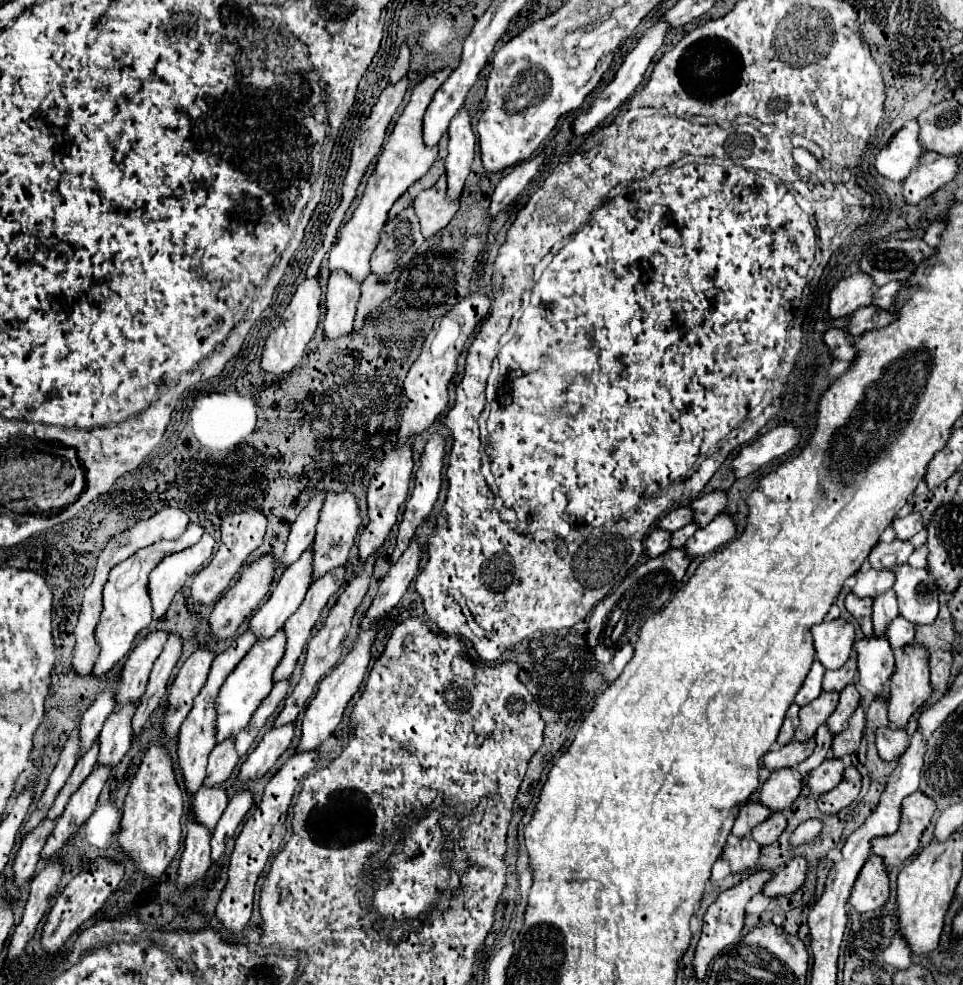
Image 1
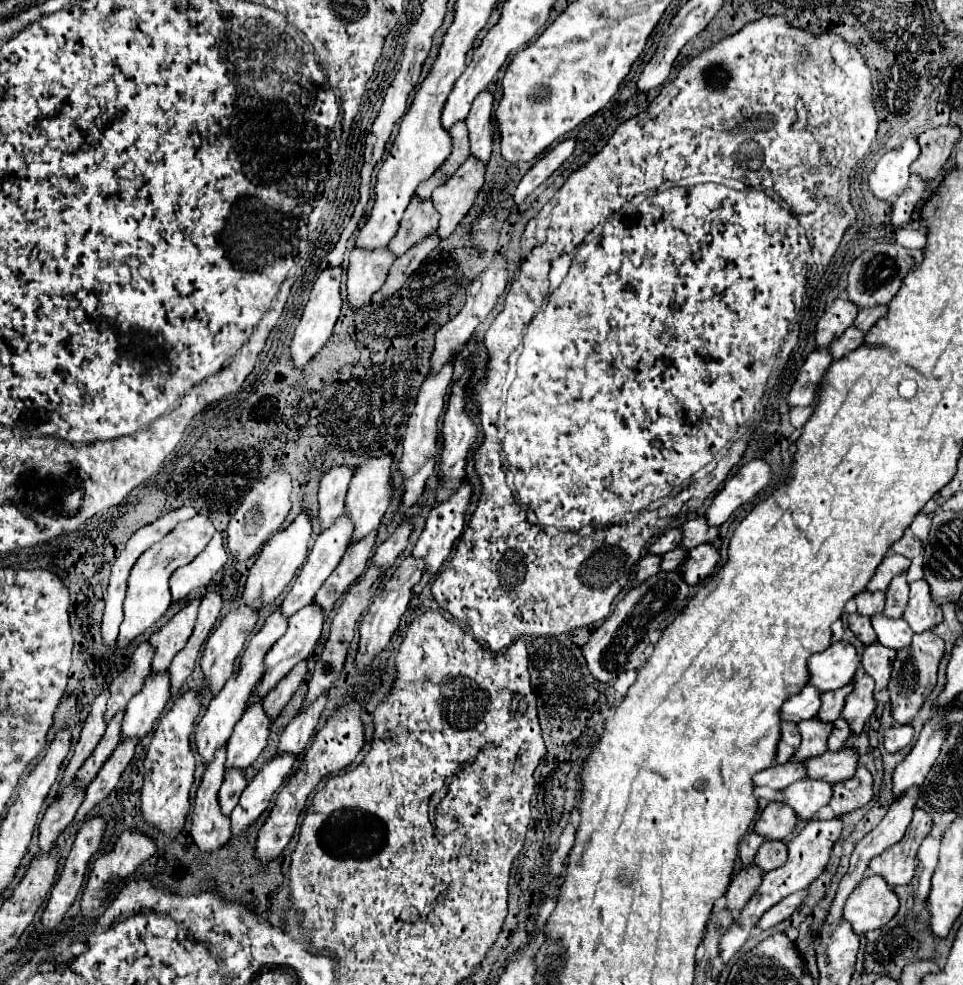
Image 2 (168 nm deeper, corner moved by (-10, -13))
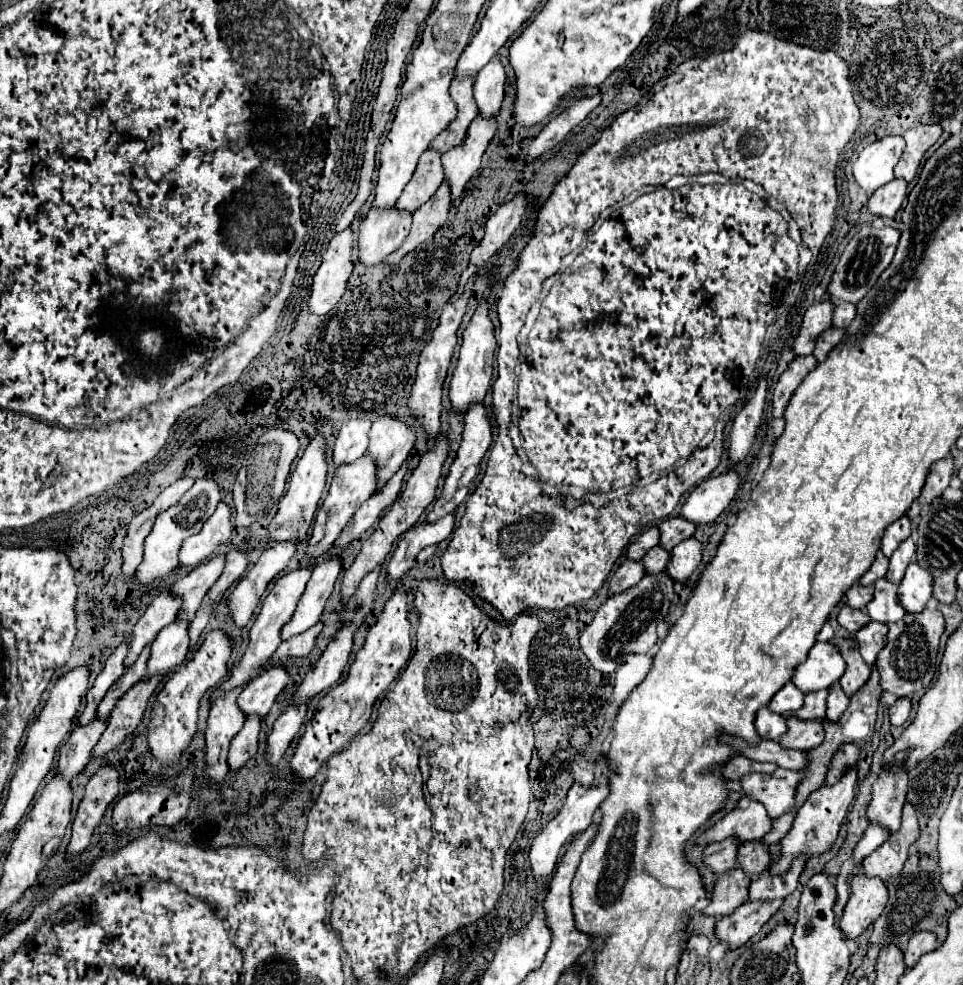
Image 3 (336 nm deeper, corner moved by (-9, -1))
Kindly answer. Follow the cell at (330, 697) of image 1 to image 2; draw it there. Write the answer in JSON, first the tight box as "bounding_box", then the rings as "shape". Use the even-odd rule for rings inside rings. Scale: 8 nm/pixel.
{"bounding_box":[358,555,424,671],"shape":[[[412,555],[404,557],[400,561],[400,565],[396,567],[394,575],[390,577],[390,581],[384,585],[384,589],[374,597],[372,605],[368,607],[368,613],[364,615],[362,619],[362,625],[360,625],[360,649],[358,649],[358,667],[364,671],[370,671],[372,667],[372,661],[374,657],[388,645],[390,637],[394,635],[394,631],[398,629],[398,623],[400,623],[400,617],[406,613],[406,607],[408,607],[408,601],[412,597],[412,587],[420,581],[424,573],[424,561],[422,559],[416,559]]]}

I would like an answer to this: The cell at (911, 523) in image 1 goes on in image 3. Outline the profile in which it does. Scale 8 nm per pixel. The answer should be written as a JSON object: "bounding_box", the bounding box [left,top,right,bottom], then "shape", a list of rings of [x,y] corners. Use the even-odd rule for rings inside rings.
{"bounding_box":[881,515,911,557],"shape":[[[903,515],[901,519],[897,519],[895,523],[891,523],[885,529],[885,535],[883,535],[883,541],[881,541],[881,551],[887,557],[891,557],[893,551],[899,547],[899,543],[905,541],[907,537],[911,537],[911,519],[907,515]]]}

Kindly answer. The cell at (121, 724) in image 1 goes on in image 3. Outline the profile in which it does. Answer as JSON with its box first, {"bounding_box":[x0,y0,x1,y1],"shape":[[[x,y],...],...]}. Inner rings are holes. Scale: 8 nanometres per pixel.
{"bounding_box":[145,619,187,677],"shape":[[[175,619],[167,625],[151,645],[151,657],[147,661],[145,677],[169,677],[175,673],[175,667],[181,665],[187,657],[187,621]]]}

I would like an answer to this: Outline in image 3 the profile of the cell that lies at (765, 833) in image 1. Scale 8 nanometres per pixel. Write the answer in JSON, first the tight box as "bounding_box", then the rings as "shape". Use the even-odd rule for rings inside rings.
{"bounding_box":[739,839,771,875],"shape":[[[761,839],[747,841],[739,849],[739,865],[749,873],[749,875],[759,875],[763,873],[771,863],[771,853],[769,847],[761,843]]]}

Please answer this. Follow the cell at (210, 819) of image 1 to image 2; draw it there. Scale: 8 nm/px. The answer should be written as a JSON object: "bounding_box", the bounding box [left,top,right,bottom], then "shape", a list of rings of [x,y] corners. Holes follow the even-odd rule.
{"bounding_box":[218,769,248,815],"shape":[[[228,769],[226,771],[226,777],[224,777],[224,783],[220,787],[220,793],[218,793],[218,799],[220,799],[220,807],[222,807],[222,813],[224,815],[230,815],[232,809],[236,807],[238,803],[238,797],[240,793],[244,791],[244,787],[248,785],[248,779],[244,777],[244,769]]]}

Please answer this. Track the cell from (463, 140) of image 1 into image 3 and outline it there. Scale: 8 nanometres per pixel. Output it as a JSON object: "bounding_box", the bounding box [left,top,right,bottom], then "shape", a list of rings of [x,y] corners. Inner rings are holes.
{"bounding_box":[473,57,505,119],"shape":[[[495,57],[491,65],[485,65],[481,69],[479,77],[475,77],[473,83],[473,95],[481,117],[491,119],[499,113],[503,101],[503,87],[505,87],[505,71],[499,57]]]}

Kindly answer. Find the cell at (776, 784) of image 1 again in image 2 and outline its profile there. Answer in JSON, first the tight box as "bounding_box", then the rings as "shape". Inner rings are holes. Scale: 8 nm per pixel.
{"bounding_box":[754,803,796,841],"shape":[[[780,803],[766,805],[766,809],[760,813],[760,819],[754,823],[754,831],[768,841],[774,839],[784,841],[794,831],[794,827],[796,827],[796,815],[792,813],[792,809]]]}

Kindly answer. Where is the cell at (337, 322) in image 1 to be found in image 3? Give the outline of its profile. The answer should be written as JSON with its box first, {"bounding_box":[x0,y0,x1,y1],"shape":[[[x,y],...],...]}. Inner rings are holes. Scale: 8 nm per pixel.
{"bounding_box":[359,211,411,267],"shape":[[[369,211],[359,227],[359,263],[365,267],[379,265],[387,255],[399,249],[409,235],[411,215],[389,211]]]}

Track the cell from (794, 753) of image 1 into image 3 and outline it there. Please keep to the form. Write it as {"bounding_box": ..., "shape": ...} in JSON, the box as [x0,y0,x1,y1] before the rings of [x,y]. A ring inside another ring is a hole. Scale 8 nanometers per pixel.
{"bounding_box":[723,755,755,781],"shape":[[[739,755],[739,757],[733,757],[733,759],[729,761],[729,765],[725,765],[723,773],[725,773],[727,779],[731,779],[731,781],[739,781],[739,777],[747,777],[747,775],[755,773],[753,763],[755,763],[755,761],[751,761],[751,759]]]}

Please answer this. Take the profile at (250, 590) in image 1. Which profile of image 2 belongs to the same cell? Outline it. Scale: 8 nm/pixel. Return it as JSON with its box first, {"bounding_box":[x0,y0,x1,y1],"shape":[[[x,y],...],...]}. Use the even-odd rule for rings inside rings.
{"bounding_box":[244,509,312,609],"shape":[[[302,509],[294,519],[292,523],[274,533],[266,545],[262,547],[256,563],[252,565],[250,569],[250,575],[248,575],[248,581],[246,581],[246,587],[244,587],[244,601],[248,605],[254,605],[258,609],[264,609],[268,605],[274,603],[274,599],[284,591],[284,587],[290,583],[290,579],[294,577],[296,569],[302,567],[302,563],[306,561],[308,557],[308,541],[310,541],[310,535],[312,535],[312,519],[310,519],[310,511],[308,509]]]}

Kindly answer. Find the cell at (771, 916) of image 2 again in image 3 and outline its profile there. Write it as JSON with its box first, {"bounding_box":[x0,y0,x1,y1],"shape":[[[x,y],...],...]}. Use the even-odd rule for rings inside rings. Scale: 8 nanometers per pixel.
{"bounding_box":[715,899,783,949],"shape":[[[781,899],[775,901],[747,901],[739,909],[735,909],[731,915],[721,917],[715,925],[715,935],[721,941],[729,943],[729,949],[741,947],[745,941],[749,941],[763,923],[777,913],[777,909],[783,905]]]}

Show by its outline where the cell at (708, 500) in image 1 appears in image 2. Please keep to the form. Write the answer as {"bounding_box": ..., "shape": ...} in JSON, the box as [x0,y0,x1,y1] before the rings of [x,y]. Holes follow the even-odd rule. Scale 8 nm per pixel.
{"bounding_box":[680,517,720,549],"shape":[[[704,517],[686,521],[682,523],[680,529],[682,529],[682,543],[680,543],[682,549],[692,549],[692,547],[698,547],[700,543],[710,543],[714,537],[718,537],[718,531],[720,531],[716,527],[708,527]]]}

